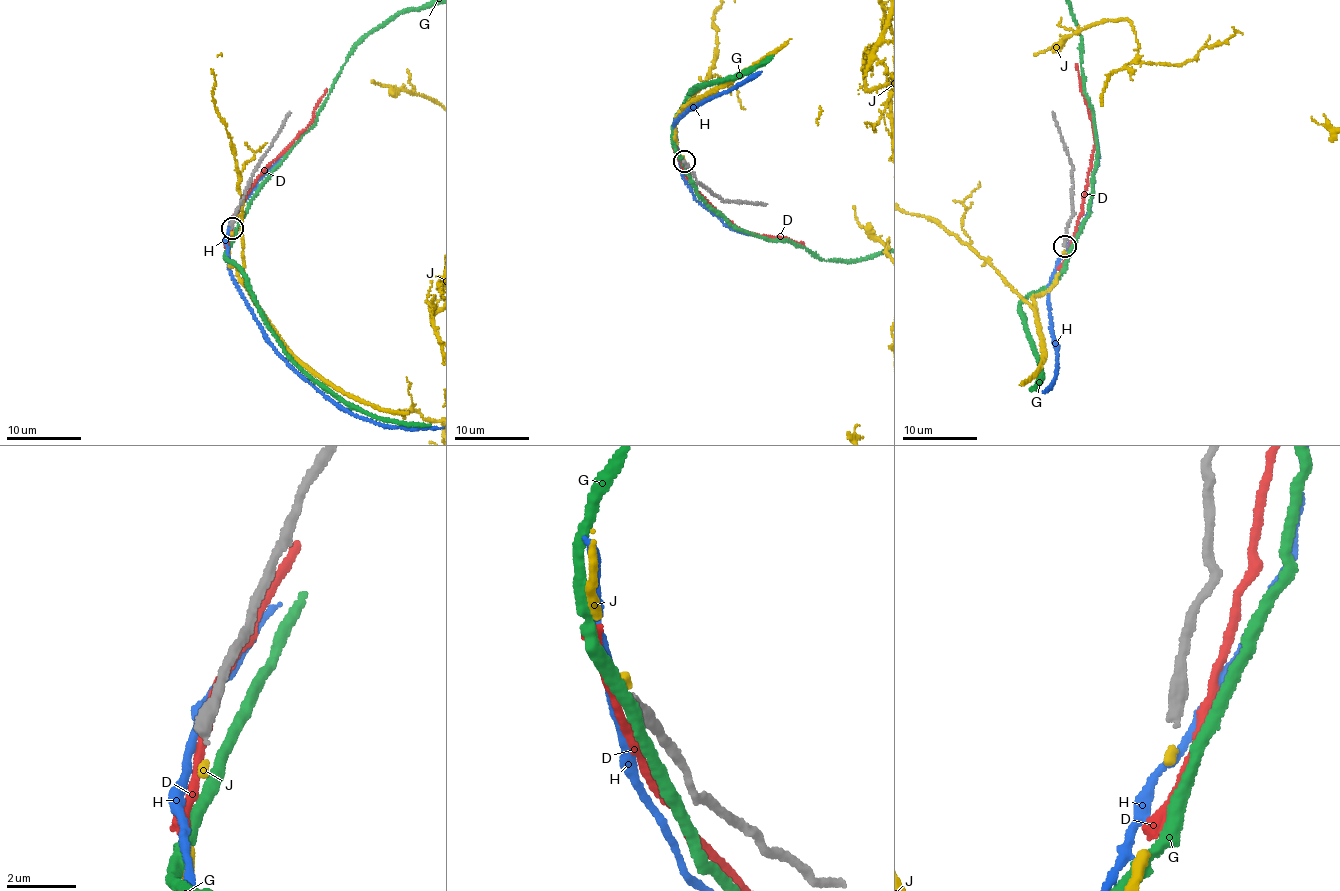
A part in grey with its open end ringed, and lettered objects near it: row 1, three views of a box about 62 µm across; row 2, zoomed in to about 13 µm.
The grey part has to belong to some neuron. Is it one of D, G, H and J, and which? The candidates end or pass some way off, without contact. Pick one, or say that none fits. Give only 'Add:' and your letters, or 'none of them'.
Add: J

